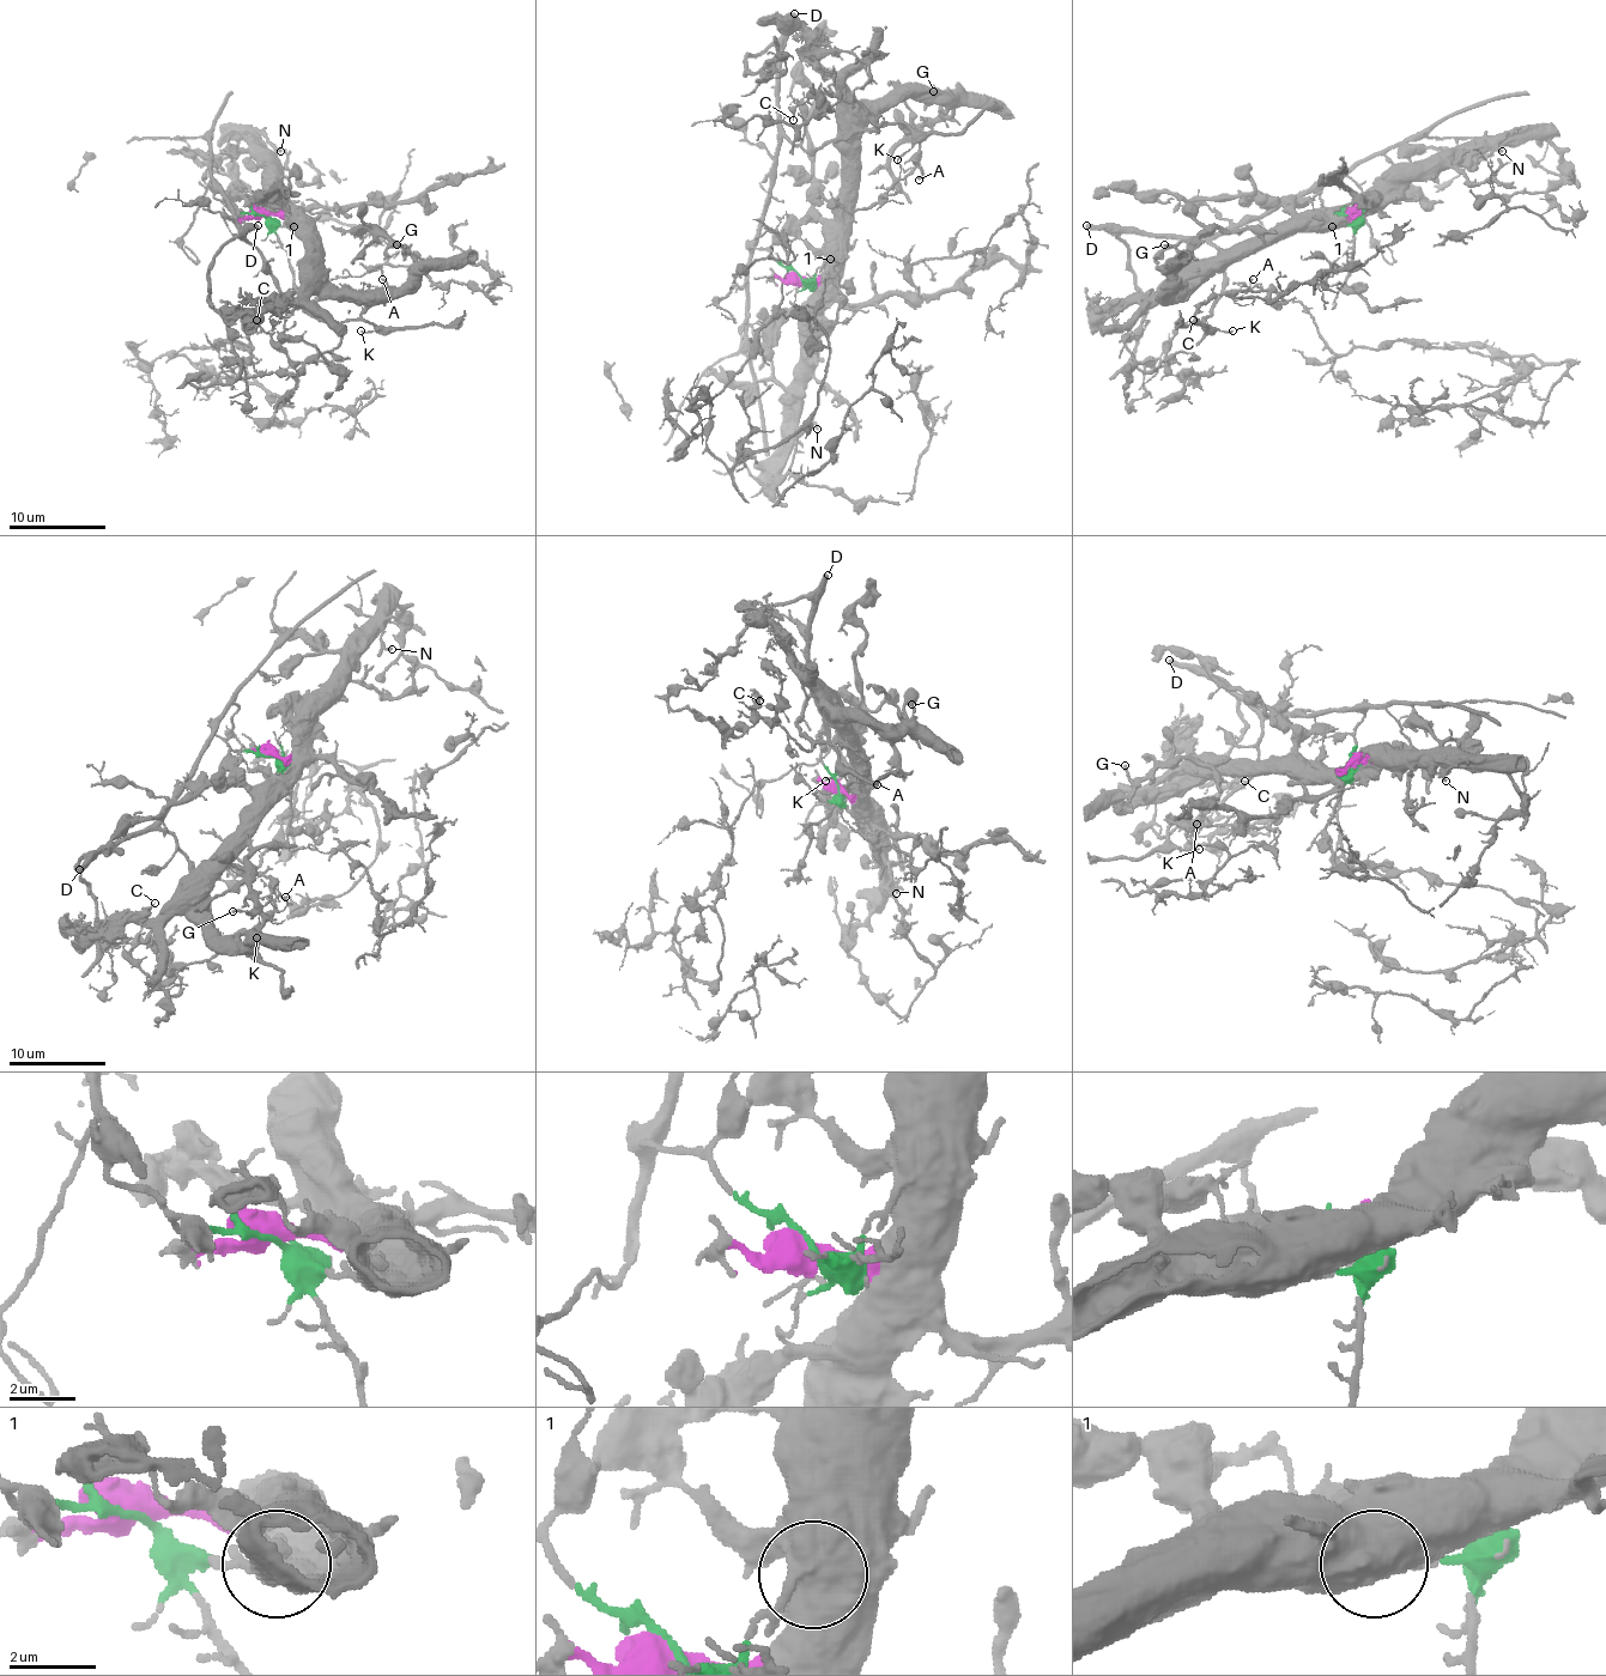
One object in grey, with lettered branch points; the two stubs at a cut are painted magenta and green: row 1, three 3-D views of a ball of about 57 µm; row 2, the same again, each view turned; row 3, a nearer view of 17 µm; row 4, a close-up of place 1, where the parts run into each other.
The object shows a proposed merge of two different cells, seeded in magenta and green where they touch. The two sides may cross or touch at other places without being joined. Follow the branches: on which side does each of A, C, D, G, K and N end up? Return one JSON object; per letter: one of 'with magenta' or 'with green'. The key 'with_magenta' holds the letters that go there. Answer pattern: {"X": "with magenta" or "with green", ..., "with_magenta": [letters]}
{"A": "with green", "C": "with green", "D": "with green", "G": "with magenta", "K": "with green", "N": "with magenta", "with_magenta": ["G", "N"]}

